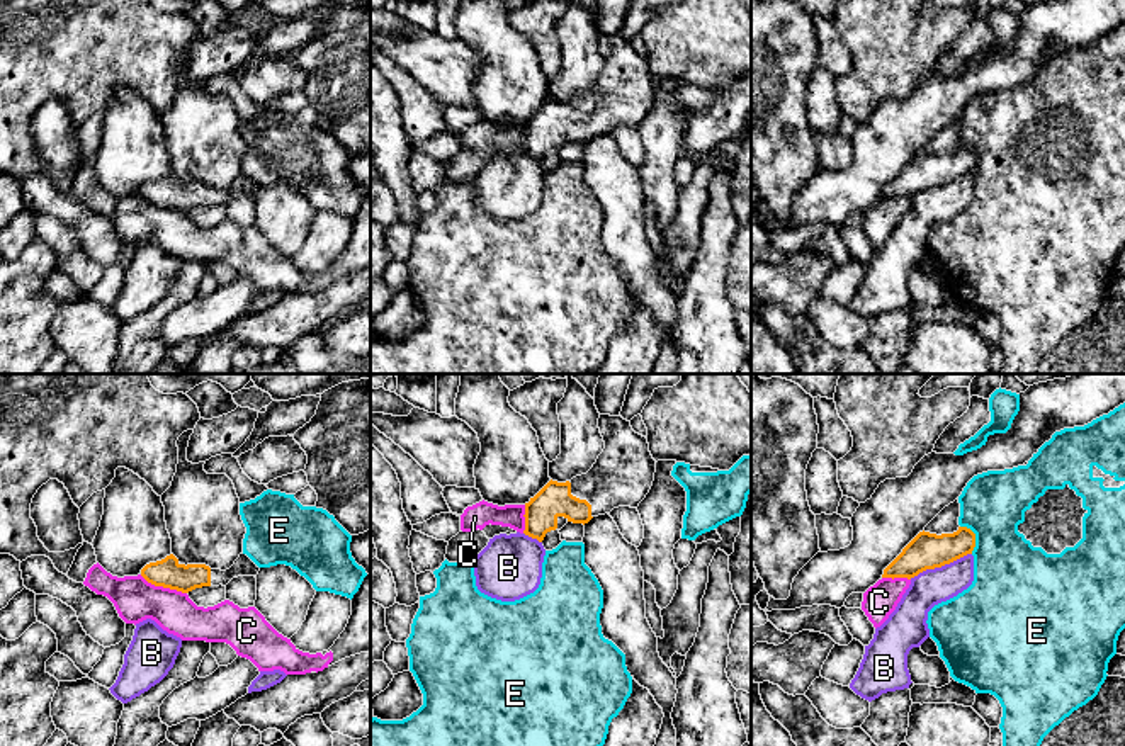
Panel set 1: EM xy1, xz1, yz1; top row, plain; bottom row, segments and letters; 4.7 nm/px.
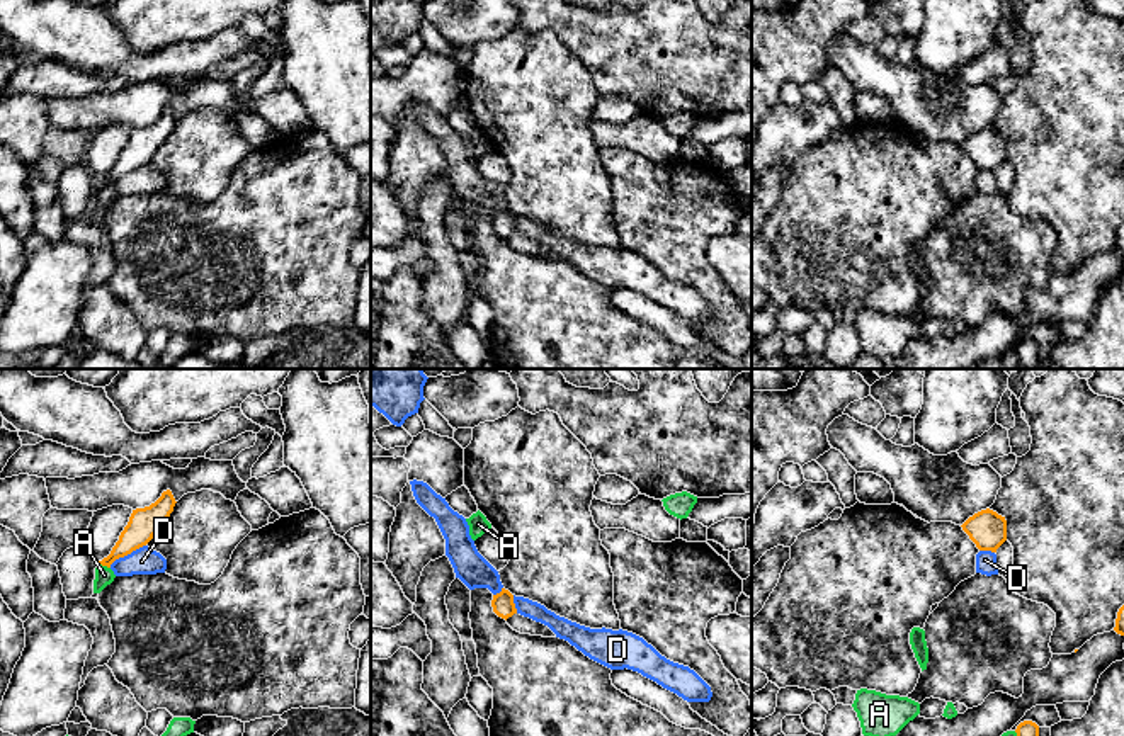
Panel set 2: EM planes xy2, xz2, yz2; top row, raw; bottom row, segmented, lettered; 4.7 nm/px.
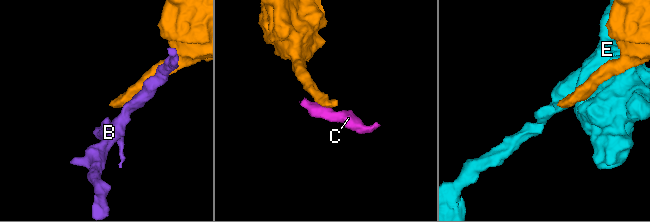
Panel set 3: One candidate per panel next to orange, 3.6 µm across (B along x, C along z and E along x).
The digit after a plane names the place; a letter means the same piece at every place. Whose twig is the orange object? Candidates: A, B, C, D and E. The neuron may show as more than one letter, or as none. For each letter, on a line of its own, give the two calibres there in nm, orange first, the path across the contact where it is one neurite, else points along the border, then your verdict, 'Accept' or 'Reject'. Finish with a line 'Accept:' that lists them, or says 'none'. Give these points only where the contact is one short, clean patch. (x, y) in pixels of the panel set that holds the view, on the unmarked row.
A: Thickness 140 nm (orange) against 90 nm. Reject
B: Thickness 180 nm (orange) against 170 nm. Reject
C: Thickness 140 nm (orange) against 200 nm. Boundary: xy1 (140, 194), (155, 204), (186, 213). Reject
D: Thickness 140 nm (orange) against 130 nm. Boundary: xy2 (145, 164), (119, 175), (109, 186). Reject
E: Thickness 180 nm (orange) against 360 nm. Reject
Accept: none

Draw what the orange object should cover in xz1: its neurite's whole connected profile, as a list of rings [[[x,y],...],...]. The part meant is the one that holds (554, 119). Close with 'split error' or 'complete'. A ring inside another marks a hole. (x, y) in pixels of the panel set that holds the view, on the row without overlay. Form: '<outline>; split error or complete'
[[[600,34],[598,48],[605,68],[593,87],[586,93],[576,95],[566,102],[551,99],[529,122],[525,122],[525,155],[542,161],[547,151],[557,148],[559,136],[585,144],[593,136],[610,133],[619,126],[637,127],[646,117],[656,92],[656,80],[649,71],[647,58],[636,53],[630,41],[622,36]]]; split error

